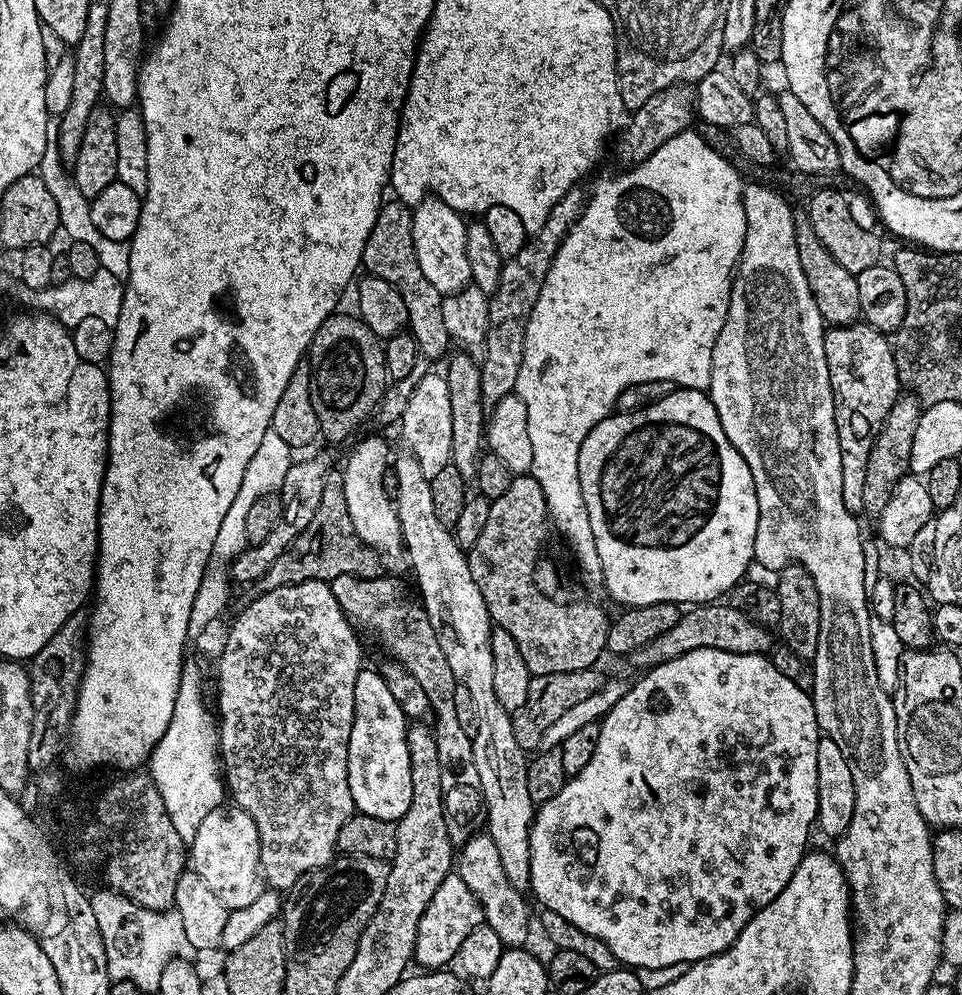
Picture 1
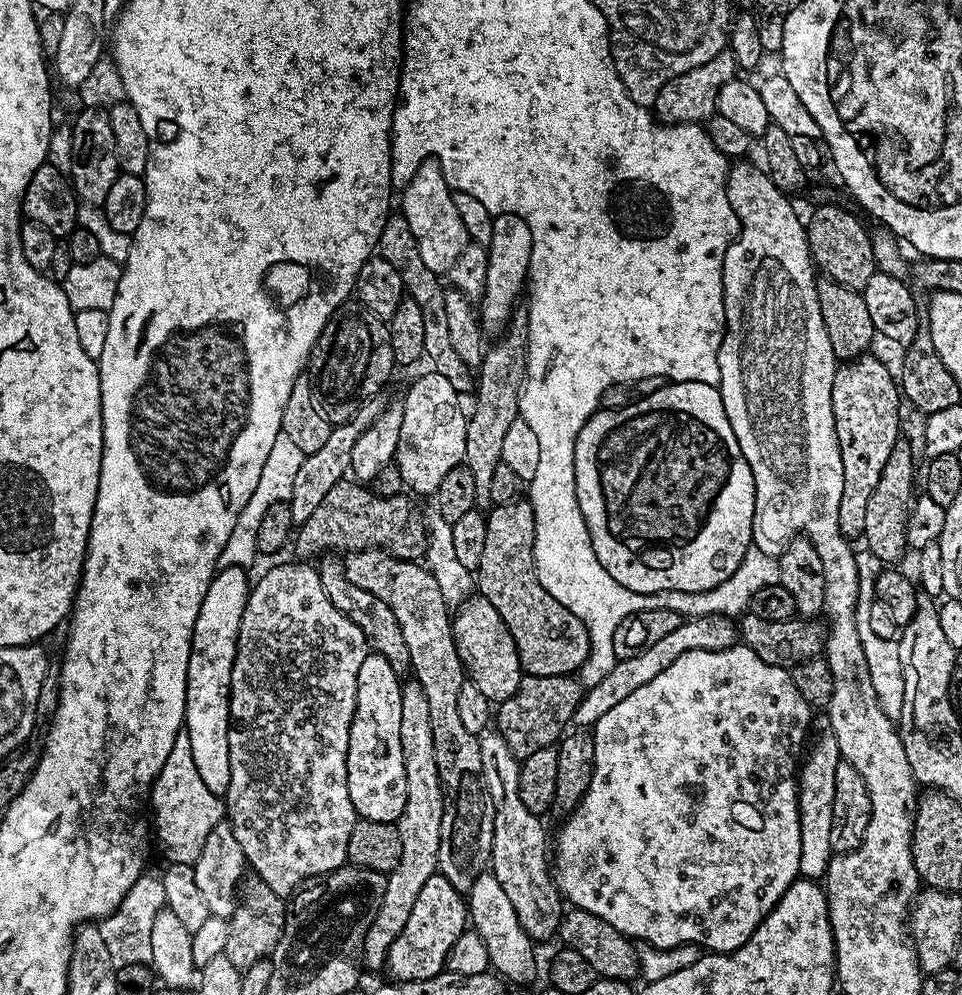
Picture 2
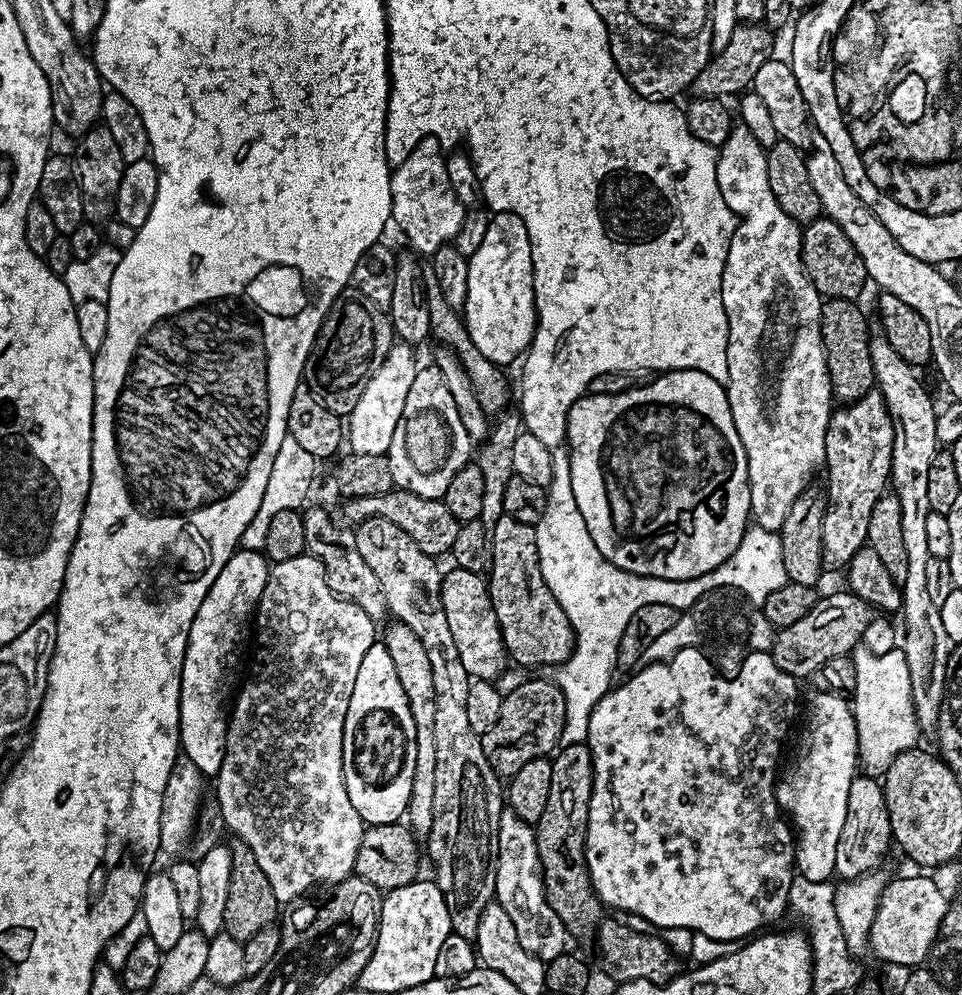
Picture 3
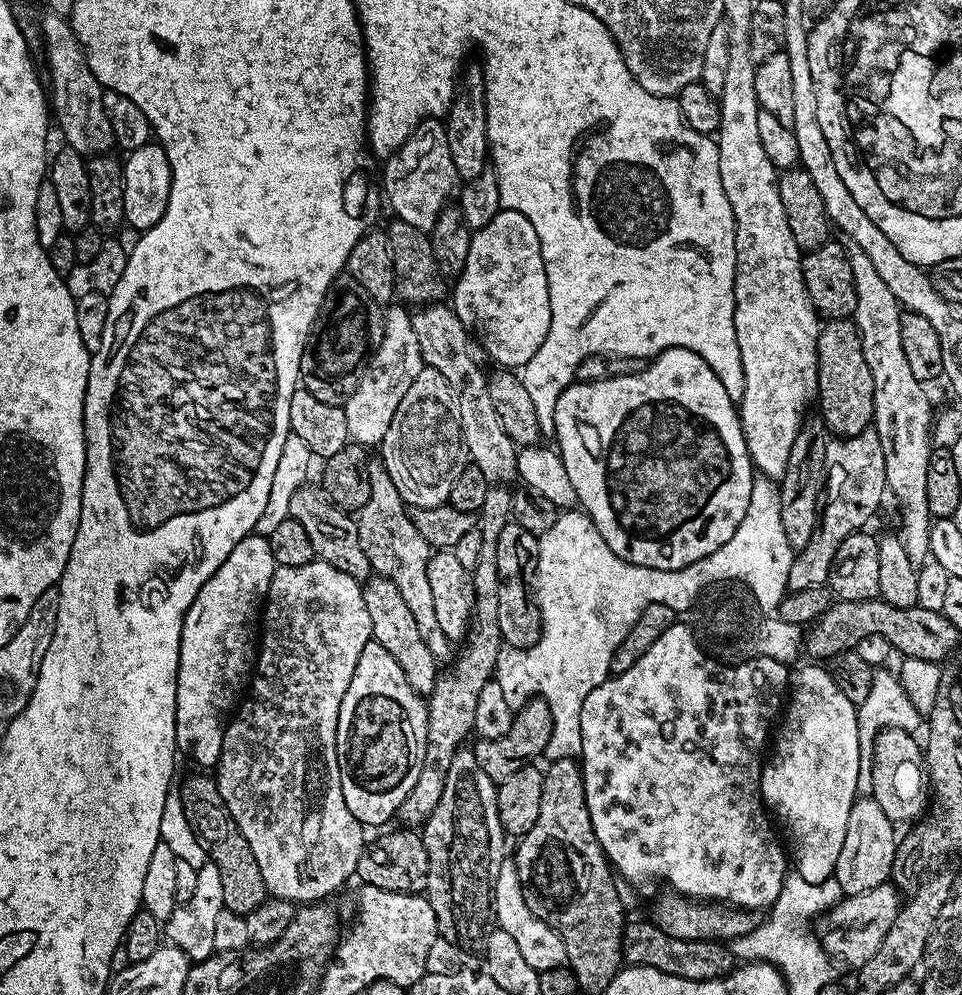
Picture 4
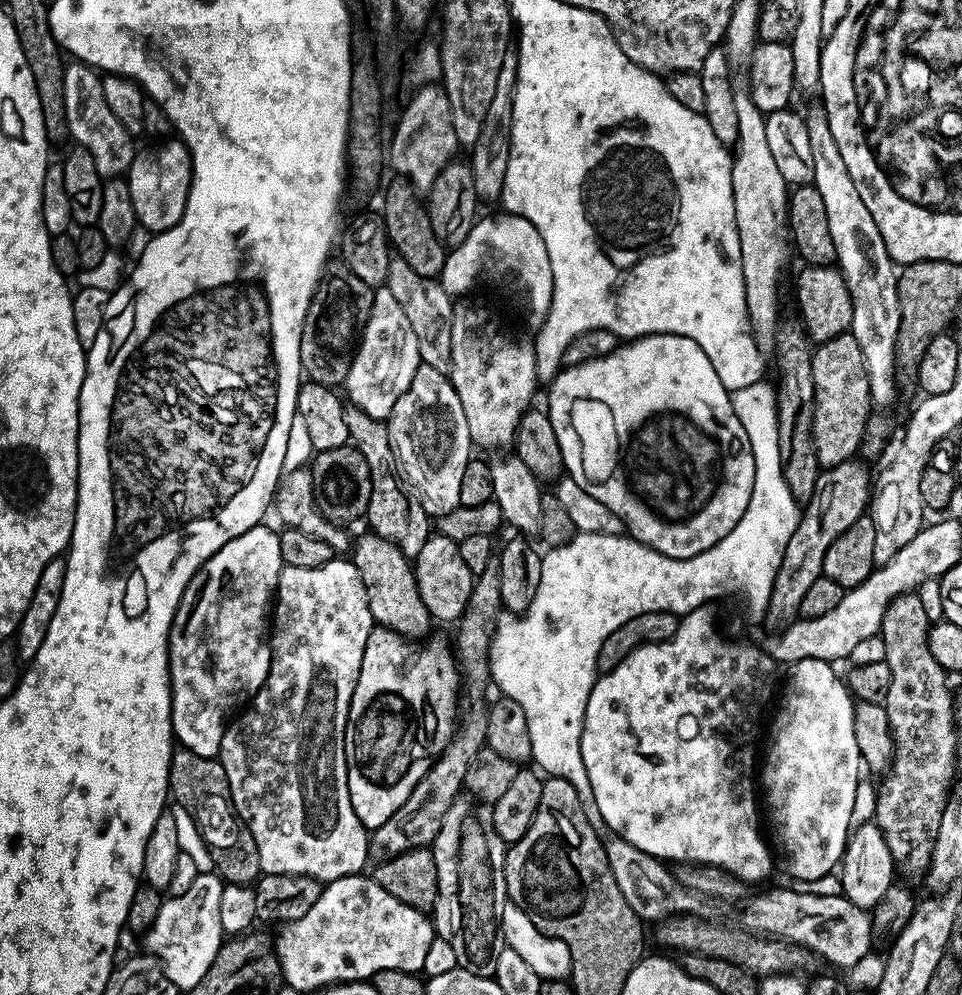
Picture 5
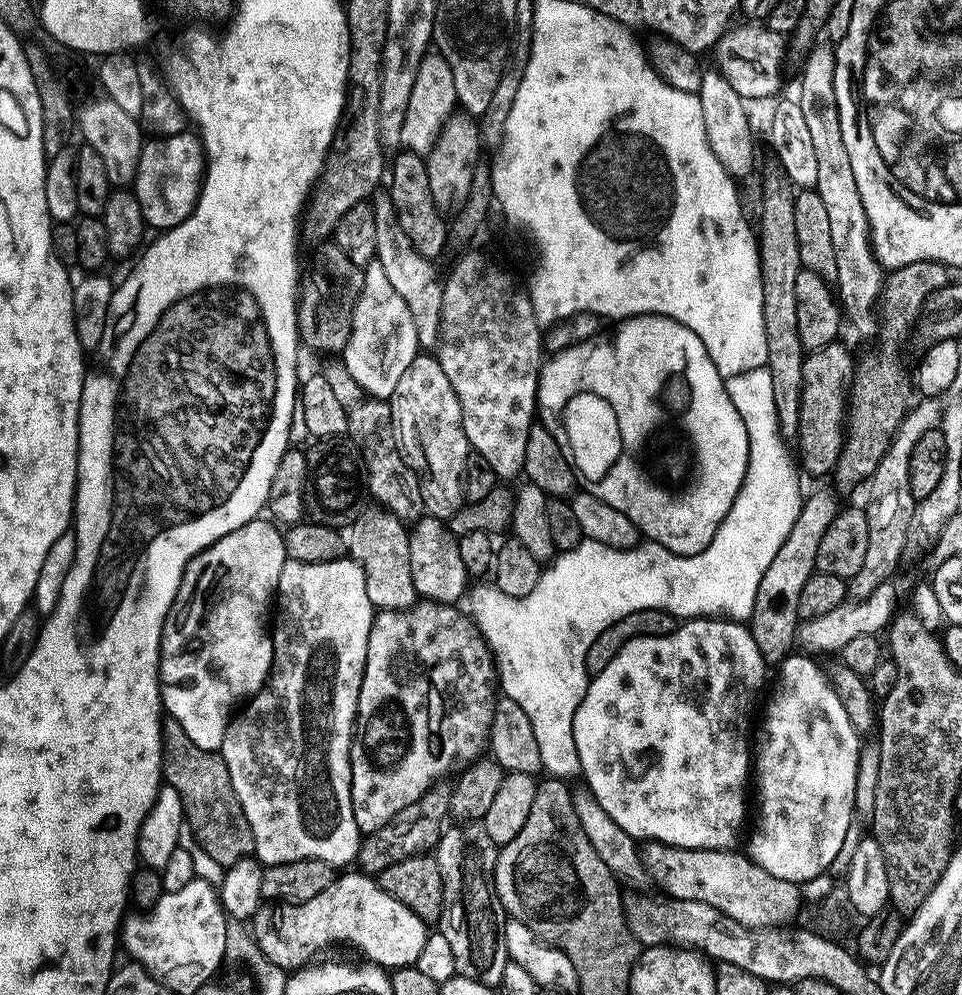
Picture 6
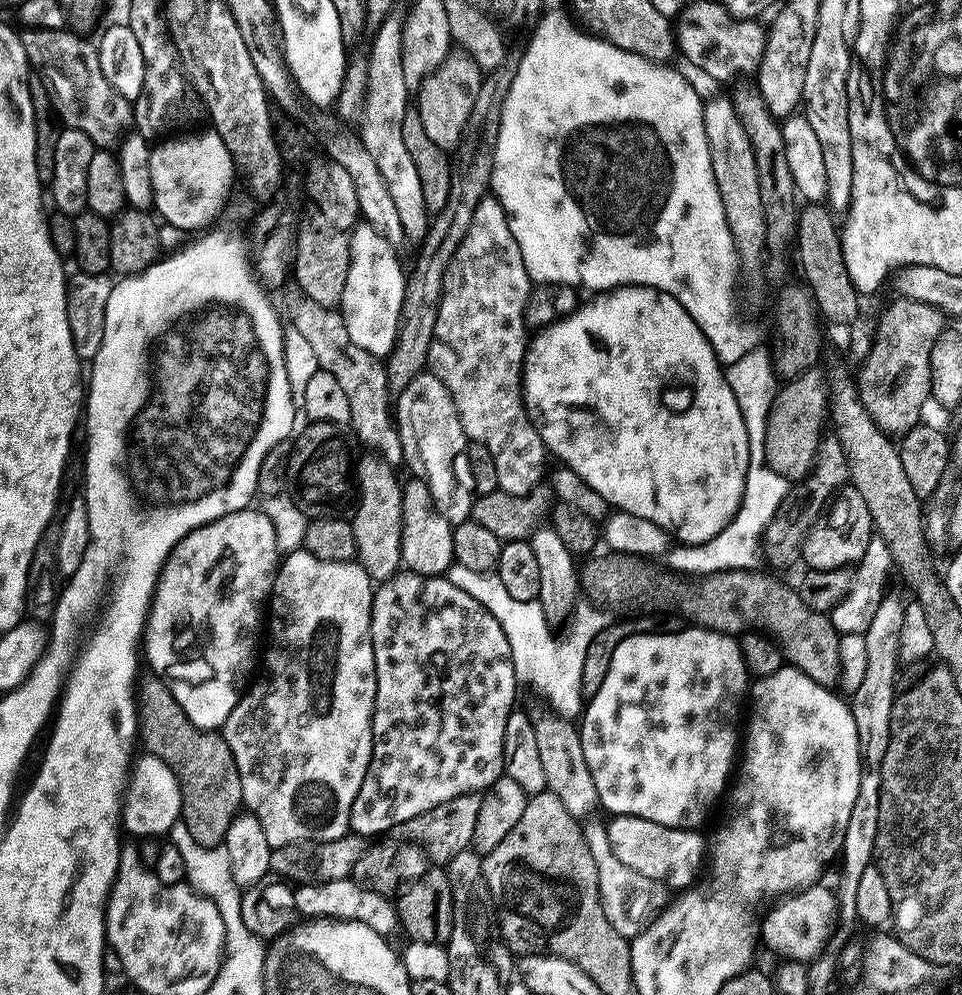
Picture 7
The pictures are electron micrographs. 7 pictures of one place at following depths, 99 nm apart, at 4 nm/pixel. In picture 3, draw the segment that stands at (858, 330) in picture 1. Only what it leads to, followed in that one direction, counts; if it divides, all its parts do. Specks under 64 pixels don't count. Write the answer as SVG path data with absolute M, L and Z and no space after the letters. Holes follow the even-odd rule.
M878 390L868 392L833 411L826 426L824 455L828 472L828 492L822 522L825 569L847 569L854 554L867 545L870 513L889 487L893 454L894 426L886 402Z

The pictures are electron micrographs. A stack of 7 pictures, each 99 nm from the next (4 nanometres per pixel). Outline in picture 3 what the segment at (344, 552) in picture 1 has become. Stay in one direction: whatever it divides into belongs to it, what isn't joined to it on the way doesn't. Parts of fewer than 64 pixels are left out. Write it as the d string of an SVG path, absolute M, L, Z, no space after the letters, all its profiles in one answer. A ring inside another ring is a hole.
M393 487L392 491L382 494L381 496L354 496L347 501L348 516L352 522L368 520L371 516L381 516L394 526L398 526L410 534L410 538L427 556L440 558L440 555L451 553L454 542L460 533L461 521L446 510L443 499L431 500L422 498L418 494L406 491L405 488Z

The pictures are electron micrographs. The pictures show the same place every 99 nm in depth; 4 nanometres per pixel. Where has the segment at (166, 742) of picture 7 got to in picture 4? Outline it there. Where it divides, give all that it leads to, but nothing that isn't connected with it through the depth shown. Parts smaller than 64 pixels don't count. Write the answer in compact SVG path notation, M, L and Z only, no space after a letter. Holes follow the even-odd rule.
M208 774L200 775L204 776L192 776L178 788L186 806L186 818L190 818L197 838L204 843L210 863L218 866L218 875L222 878L224 907L245 917L266 899L269 890L262 882L262 870L258 870L258 862L250 850L250 842L242 838L242 830L238 830L234 818L228 813L215 779Z

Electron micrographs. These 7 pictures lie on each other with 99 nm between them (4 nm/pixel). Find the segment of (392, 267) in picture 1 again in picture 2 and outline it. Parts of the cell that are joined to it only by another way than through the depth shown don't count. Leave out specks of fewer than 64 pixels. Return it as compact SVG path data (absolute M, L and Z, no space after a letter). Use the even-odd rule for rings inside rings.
M402 214L389 215L387 222L382 226L378 255L386 258L386 262L390 262L390 266L400 272L407 299L416 302L418 310L422 310L424 355L427 363L432 363L429 364L431 371L442 374L442 378L446 378L446 382L454 386L457 394L471 393L474 388L473 377L462 358L458 358L458 354L454 352L454 346L450 346L450 330L446 330L445 285L438 273L429 270L426 262L422 262L422 254L418 254L418 242L414 242L414 234L410 231L410 222L406 222Z

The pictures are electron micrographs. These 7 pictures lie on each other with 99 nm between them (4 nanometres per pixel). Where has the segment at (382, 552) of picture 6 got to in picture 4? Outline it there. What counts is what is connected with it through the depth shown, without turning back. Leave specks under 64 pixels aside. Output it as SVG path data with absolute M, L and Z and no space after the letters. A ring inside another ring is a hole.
M376 574L363 585L363 590L366 598L366 611L369 612L372 623L372 639L386 646L389 654L394 654L394 662L402 666L415 692L431 694L436 689L438 662L434 654L430 654L430 646L426 646L418 630L418 622L414 620L410 606L406 606L406 601L402 598L398 586L394 586L394 582L390 582L385 576Z

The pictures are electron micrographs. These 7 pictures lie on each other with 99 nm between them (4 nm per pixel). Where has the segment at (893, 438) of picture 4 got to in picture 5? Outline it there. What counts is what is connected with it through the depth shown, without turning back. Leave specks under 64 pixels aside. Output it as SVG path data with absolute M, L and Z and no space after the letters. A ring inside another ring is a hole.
M815 102L806 111L810 150L814 154L814 174L811 183L816 185L822 202L826 202L826 218L830 222L830 238L834 238L836 251L835 263L850 290L852 299L852 337L862 346L862 358L866 362L868 381L875 405L890 404L896 396L895 343L898 339L900 324L900 300L896 289L898 268L888 257L882 234L866 210L866 202L854 186L854 178L838 154L834 136L830 134L830 122L824 113L823 103Z

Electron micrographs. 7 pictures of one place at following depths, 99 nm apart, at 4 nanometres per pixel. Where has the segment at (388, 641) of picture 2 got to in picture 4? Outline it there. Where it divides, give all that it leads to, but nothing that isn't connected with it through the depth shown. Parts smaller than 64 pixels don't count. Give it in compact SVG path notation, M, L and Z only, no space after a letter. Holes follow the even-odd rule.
M305 486L300 488L298 494L294 494L294 498L290 498L289 517L302 522L306 535L310 537L310 542L314 542L314 550L319 559L326 561L327 564L334 566L338 570L342 570L342 574L350 574L350 578L361 582L367 581L372 572L372 563L366 558L366 550L362 550L362 541L358 538L358 526L355 519L345 509L339 508L328 497L327 492L321 490L319 487L316 487L317 489L312 487Z

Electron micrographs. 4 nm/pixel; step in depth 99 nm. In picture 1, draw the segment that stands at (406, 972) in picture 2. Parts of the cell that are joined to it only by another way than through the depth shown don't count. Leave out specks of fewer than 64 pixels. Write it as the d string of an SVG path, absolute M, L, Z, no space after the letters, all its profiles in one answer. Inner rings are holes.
M459 871L449 872L446 878L442 878L442 886L434 890L434 898L430 898L430 906L426 906L426 914L422 922L418 922L418 934L416 935L415 963L421 964L424 970L440 970L451 965L456 958L458 946L466 939L466 934L484 923L484 911L480 908L478 898L462 882Z

